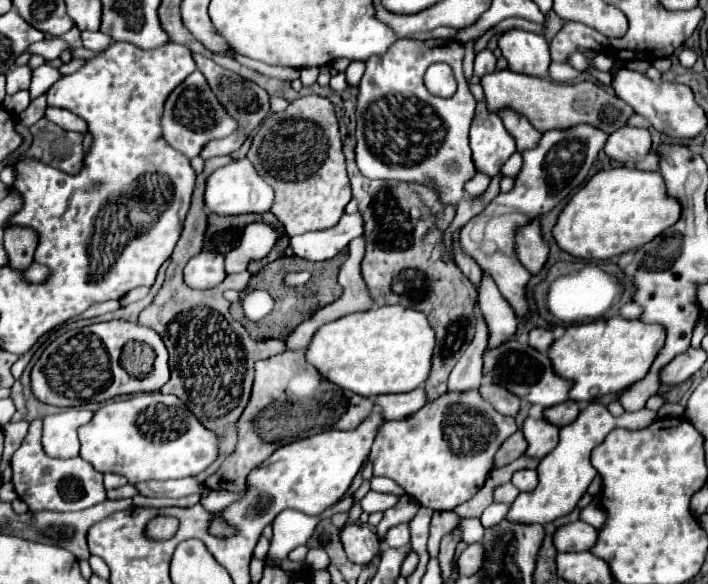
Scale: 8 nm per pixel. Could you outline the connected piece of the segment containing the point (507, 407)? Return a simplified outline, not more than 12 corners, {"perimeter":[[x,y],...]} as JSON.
{"perimeter":[[484,382],[480,394],[500,414],[516,416],[520,398]]}

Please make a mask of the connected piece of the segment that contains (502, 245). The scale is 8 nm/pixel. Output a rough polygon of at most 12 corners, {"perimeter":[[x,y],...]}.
{"perimeter":[[544,132],[514,188],[462,228],[518,320],[532,274],[516,232],[586,180],[606,132]]}

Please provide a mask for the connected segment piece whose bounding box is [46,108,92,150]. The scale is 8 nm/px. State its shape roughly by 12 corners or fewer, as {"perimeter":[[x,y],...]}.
{"perimeter":[[48,108],[46,118],[66,130],[84,131],[84,150],[92,136],[85,120],[66,109]]}

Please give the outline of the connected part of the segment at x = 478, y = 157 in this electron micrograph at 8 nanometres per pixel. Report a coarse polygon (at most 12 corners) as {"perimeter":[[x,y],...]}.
{"perimeter":[[478,102],[470,126],[476,170],[490,178],[516,152],[502,120]]}

